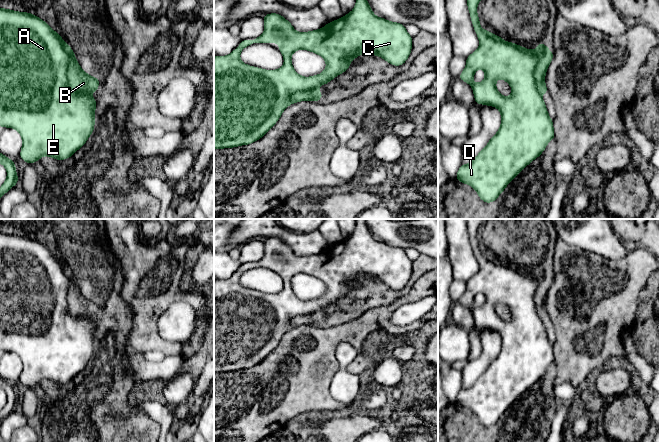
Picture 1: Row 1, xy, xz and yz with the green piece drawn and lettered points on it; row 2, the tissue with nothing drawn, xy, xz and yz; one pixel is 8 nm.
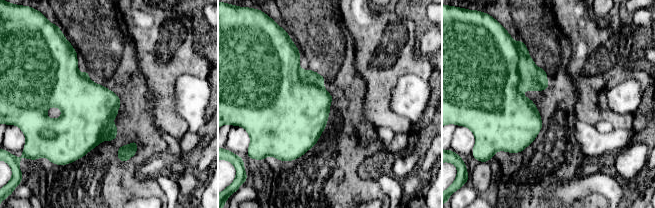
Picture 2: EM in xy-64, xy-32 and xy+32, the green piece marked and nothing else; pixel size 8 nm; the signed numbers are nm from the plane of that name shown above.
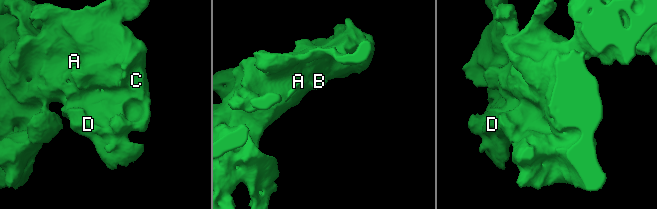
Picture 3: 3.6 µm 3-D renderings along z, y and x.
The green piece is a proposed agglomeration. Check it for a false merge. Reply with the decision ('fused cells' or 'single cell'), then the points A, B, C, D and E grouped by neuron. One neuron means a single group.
fused cells | A C D E / B

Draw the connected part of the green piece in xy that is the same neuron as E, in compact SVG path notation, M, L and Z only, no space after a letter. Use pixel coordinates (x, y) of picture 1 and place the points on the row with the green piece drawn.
M0 7L0 126L14 128L22 137L22 148L19 157L33 164L43 156L49 156L56 160L70 158L79 150L94 131L96 99L88 92L73 92L69 89L68 66L70 56L67 52L65 42L59 33L55 32L49 24L32 13L19 12Z

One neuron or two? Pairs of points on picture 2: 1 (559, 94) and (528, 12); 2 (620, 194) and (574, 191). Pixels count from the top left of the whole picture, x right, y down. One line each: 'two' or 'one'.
1: one
2: one

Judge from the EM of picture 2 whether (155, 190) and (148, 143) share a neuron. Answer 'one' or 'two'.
one

